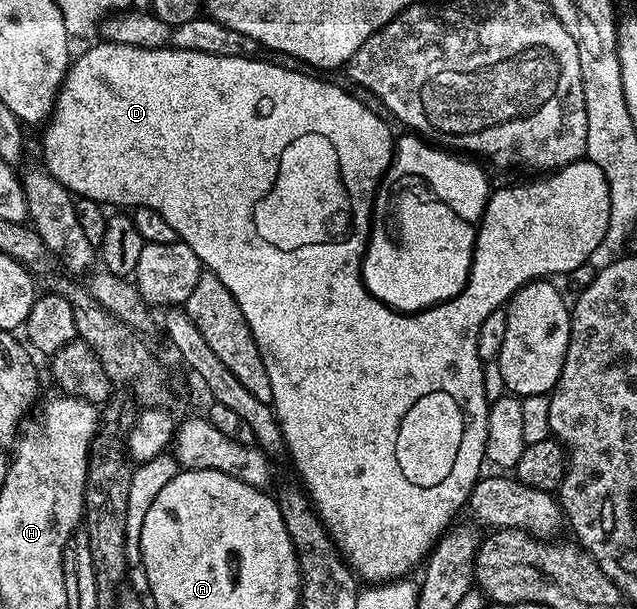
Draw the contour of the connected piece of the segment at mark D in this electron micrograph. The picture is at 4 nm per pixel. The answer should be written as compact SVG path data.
M98 40L95 46L90 46L82 55L75 57L71 61L70 69L66 72L66 78L62 82L62 87L58 90L58 98L54 102L54 111L50 113L48 121L45 123L44 129L46 131L42 134L42 158L46 170L56 180L60 180L60 184L64 184L64 188L68 188L71 194L78 198L91 198L94 202L100 202L107 207L118 206L114 208L126 208L122 206L130 206L129 208L137 208L140 206L147 206L152 208L152 212L160 212L160 216L164 216L164 220L168 220L168 224L172 224L172 228L177 232L179 239L188 244L188 248L192 248L192 252L196 252L196 256L202 262L203 267L209 273L215 274L220 280L220 284L224 284L224 288L228 288L228 292L232 292L232 296L236 300L236 304L240 304L240 312L244 316L244 320L248 324L248 328L252 332L252 336L256 340L256 348L260 348L260 356L264 360L264 368L268 368L268 380L272 384L272 405L274 407L274 415L278 417L278 423L282 429L282 435L286 441L285 449L290 450L290 458L294 461L294 466L298 469L298 474L302 477L301 485L304 487L305 493L308 495L313 507L318 512L318 519L326 525L327 530L330 531L330 538L338 545L341 550L343 558L354 571L355 575L363 583L366 584L385 584L391 580L401 579L409 570L417 571L419 567L425 563L429 553L434 549L434 543L438 541L448 530L450 521L458 514L458 509L461 506L465 507L470 501L470 491L479 480L483 473L482 464L487 461L485 454L486 433L488 432L488 418L490 407L487 403L484 394L484 372L483 361L478 354L478 337L480 336L480 324L484 324L484 319L487 316L492 316L492 312L503 309L506 303L510 301L515 292L522 286L527 286L530 282L537 282L539 280L550 280L555 276L553 274L570 274L573 270L578 270L594 253L598 250L598 245L601 247L606 241L606 229L608 228L608 220L610 219L610 189L608 188L608 180L606 173L599 168L596 163L589 160L579 160L562 167L557 172L547 173L545 176L538 176L535 182L526 182L523 186L506 186L503 190L495 189L490 195L490 199L486 201L486 210L482 214L482 220L478 226L478 239L474 245L474 262L470 265L470 279L466 281L466 289L455 298L448 299L447 302L440 302L436 306L431 306L429 310L420 310L417 314L400 314L390 306L385 306L383 302L376 301L369 292L366 291L366 286L362 283L362 257L366 254L366 242L370 239L370 224L372 221L372 211L374 209L374 199L376 191L386 173L390 168L390 163L394 160L394 144L396 141L395 135L390 135L390 126L377 114L374 110L369 110L368 107L362 106L362 102L358 98L353 98L346 90L341 90L338 86L333 86L330 82L325 82L325 77L318 76L314 79L313 73L301 74L298 70L289 70L286 66L277 66L274 62L257 62L258 58L238 57L238 56L220 56L220 55L206 55L204 52L198 51L184 51L175 48L163 48L145 50L144 48L129 46L128 44L110 42L105 40Z

